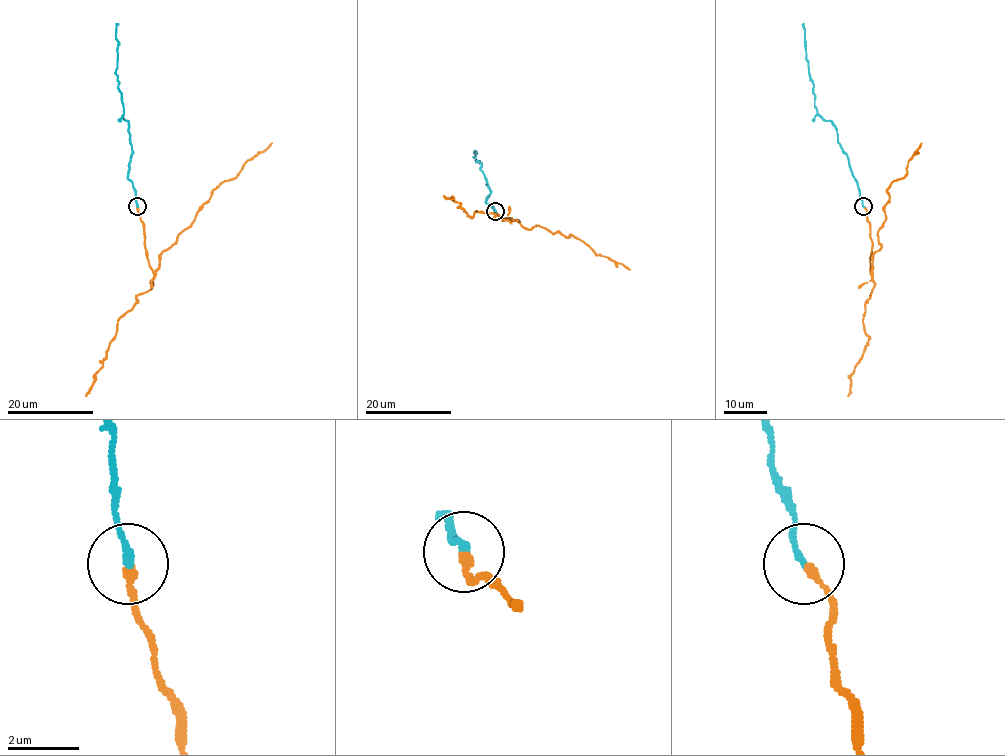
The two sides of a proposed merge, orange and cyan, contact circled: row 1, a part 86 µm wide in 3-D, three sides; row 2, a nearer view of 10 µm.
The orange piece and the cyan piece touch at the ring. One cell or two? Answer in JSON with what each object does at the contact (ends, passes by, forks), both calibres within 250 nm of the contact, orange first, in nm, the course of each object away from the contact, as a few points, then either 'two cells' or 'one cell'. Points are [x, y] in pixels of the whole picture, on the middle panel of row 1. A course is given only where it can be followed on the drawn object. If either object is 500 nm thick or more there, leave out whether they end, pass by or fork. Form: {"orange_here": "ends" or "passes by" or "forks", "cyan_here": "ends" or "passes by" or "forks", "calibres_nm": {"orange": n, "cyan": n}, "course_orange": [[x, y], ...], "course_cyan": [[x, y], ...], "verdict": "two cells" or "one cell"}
{"orange_here": "ends", "cyan_here": "ends", "calibres_nm": {"orange": 220, "cyan": 180}, "course_orange": [[495, 212], [502, 220], [512, 218], [524, 228], [540, 226], [566, 237], [571, 234], [596, 254], [630, 269]], "course_cyan": [[495, 212], [485, 201], [489, 188], [480, 162], [473, 157], [477, 151]], "verdict": "one cell"}

